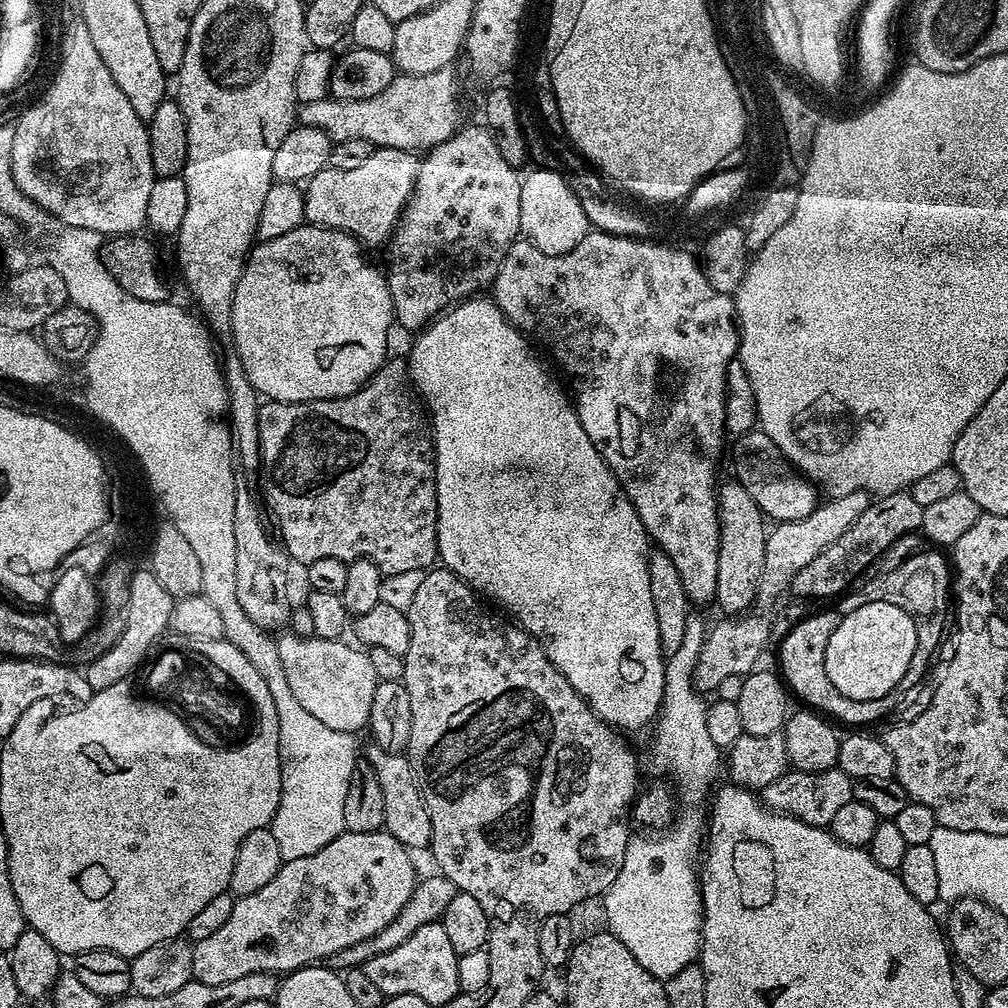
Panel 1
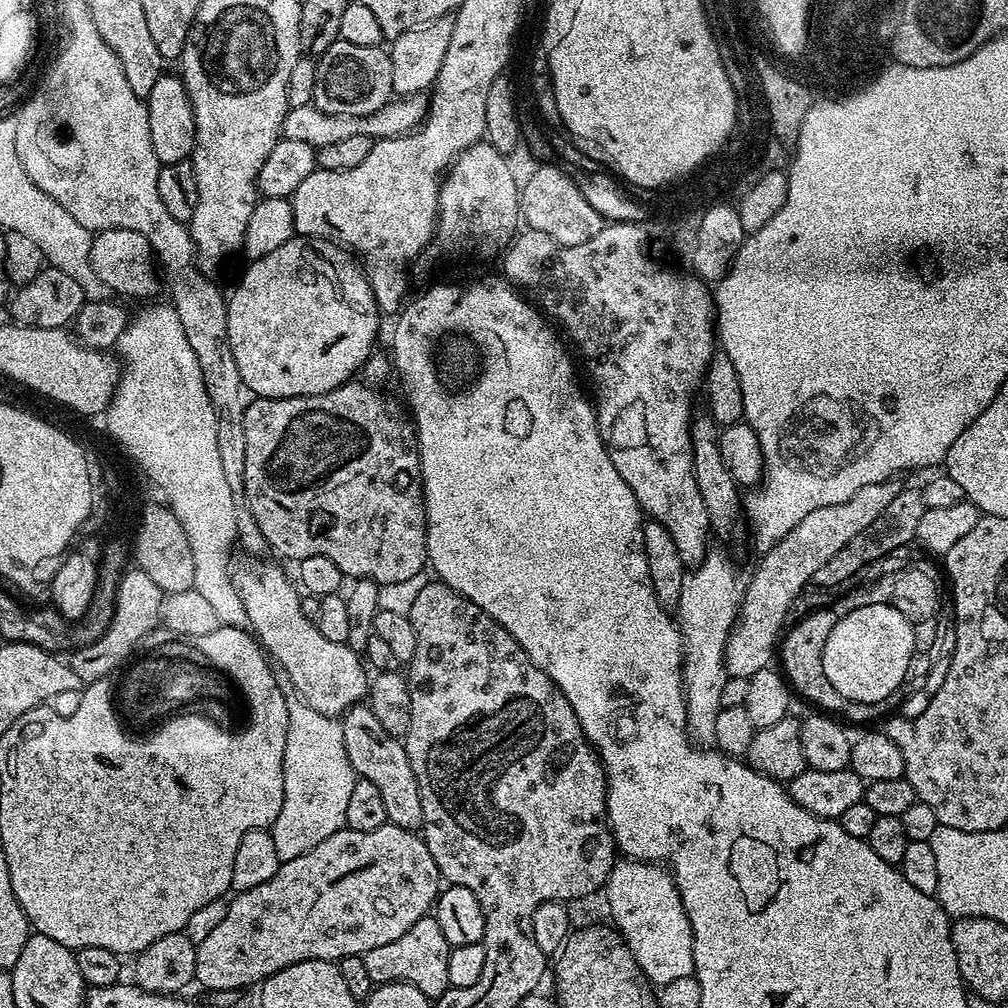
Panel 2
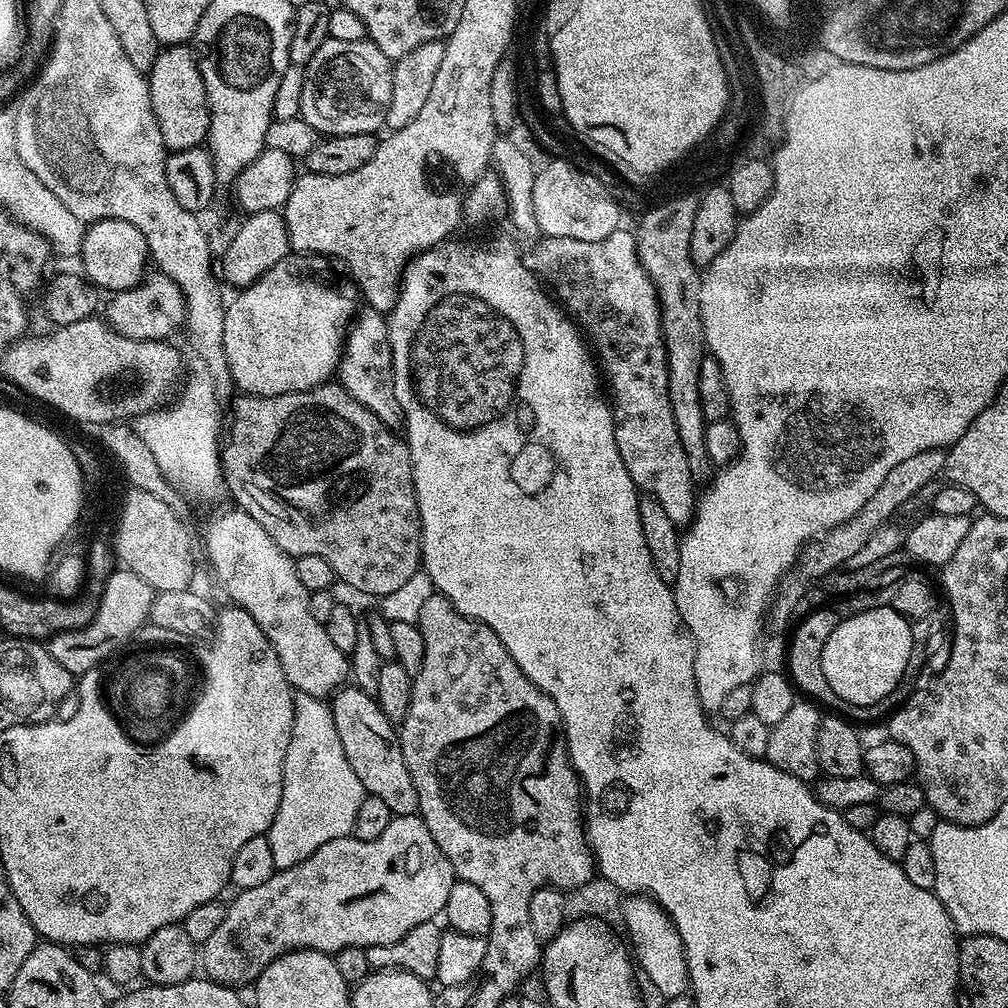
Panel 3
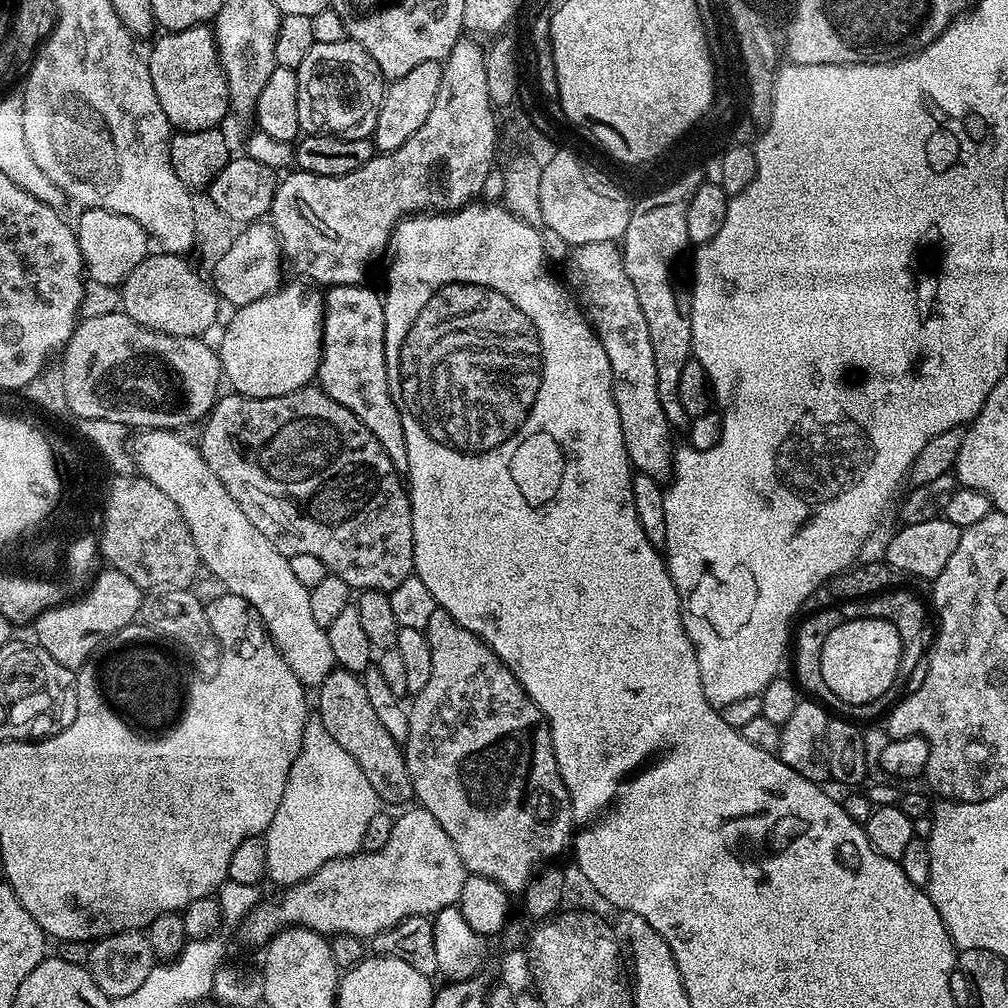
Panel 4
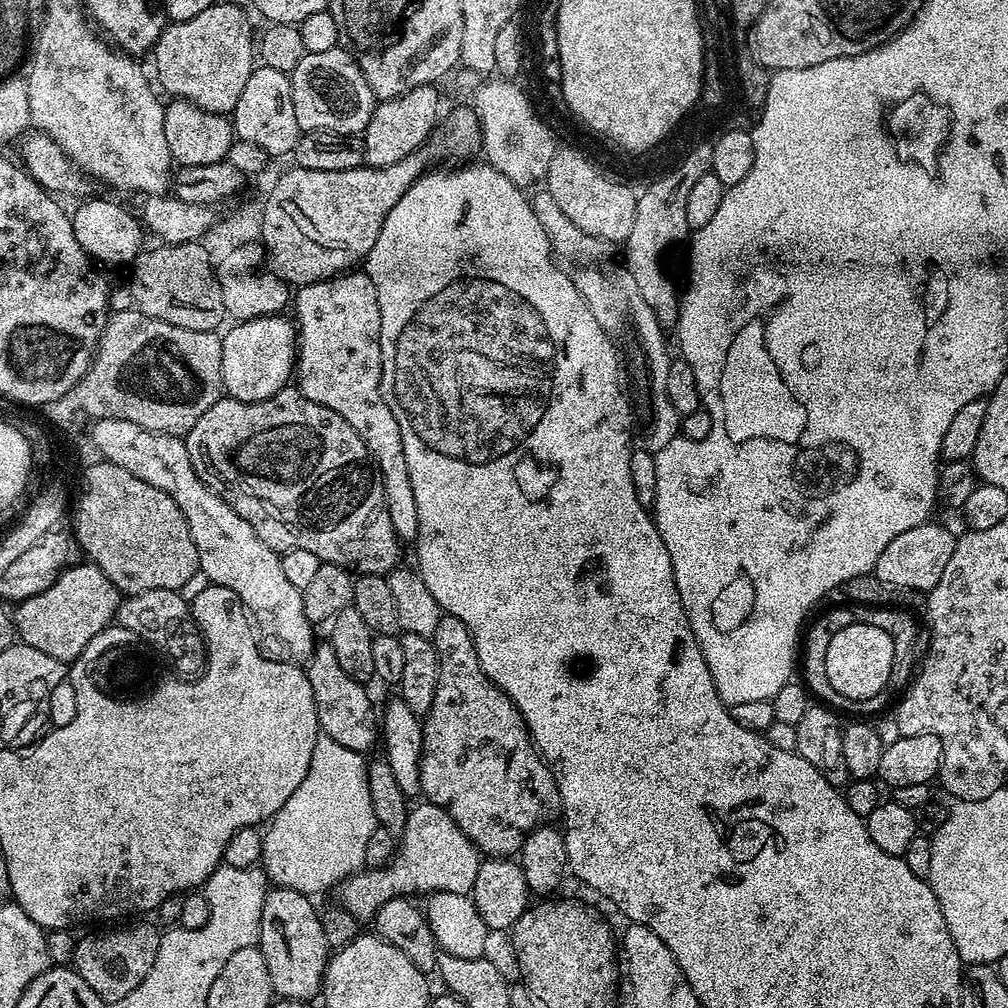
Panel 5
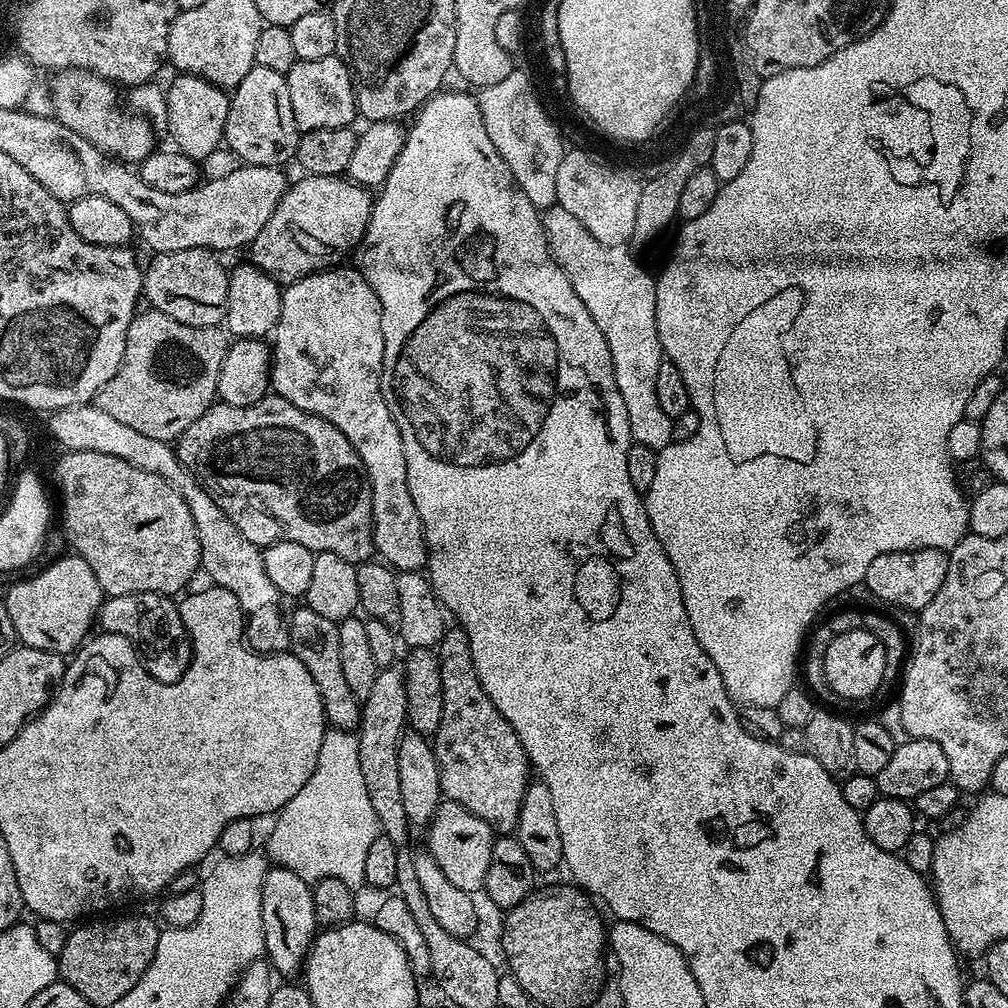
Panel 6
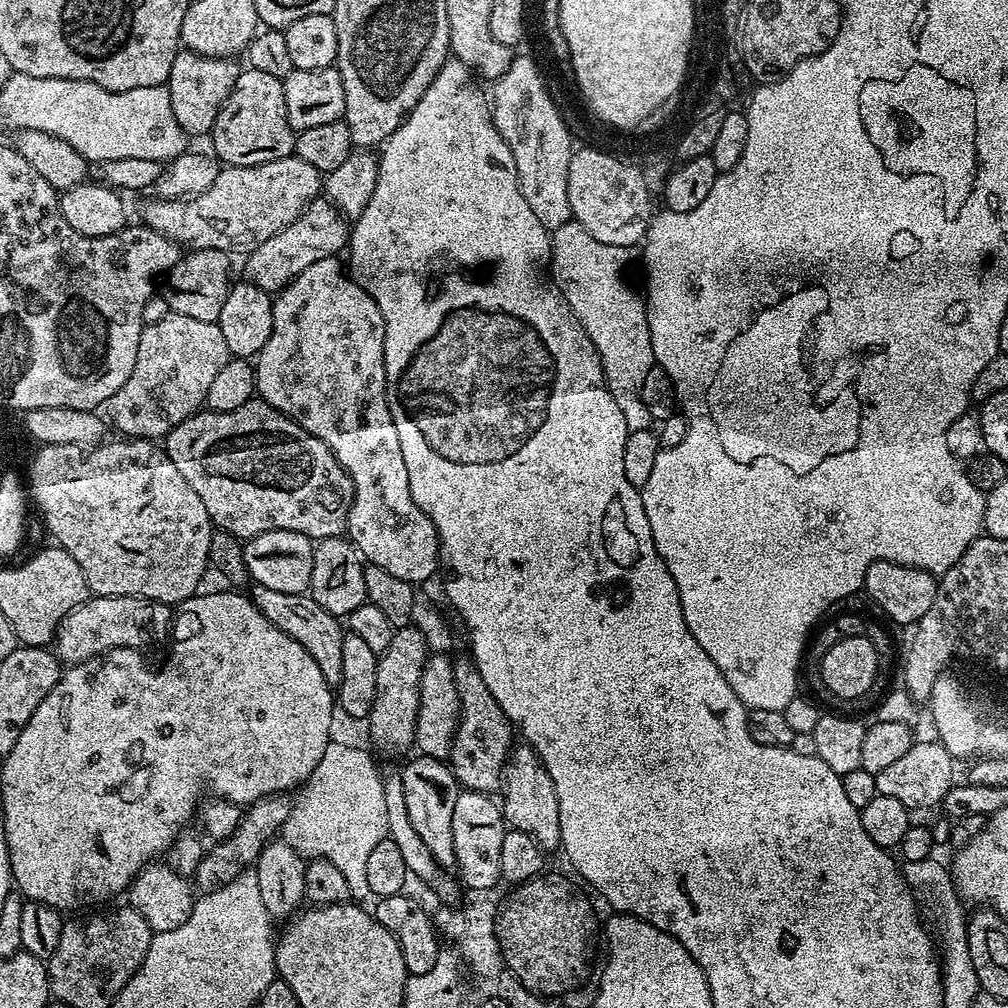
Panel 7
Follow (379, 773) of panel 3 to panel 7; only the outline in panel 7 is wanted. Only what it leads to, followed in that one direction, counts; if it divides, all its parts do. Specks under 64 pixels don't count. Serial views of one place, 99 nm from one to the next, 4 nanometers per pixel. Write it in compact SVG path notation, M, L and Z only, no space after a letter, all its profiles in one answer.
M256 584L250 592L250 599L265 618L278 630L290 634L314 662L318 662L318 670L322 670L322 678L326 678L329 685L339 685L342 678L342 642L346 635L346 628L334 614L322 610L318 602L314 602L311 594L299 592L298 594L282 594L282 590L266 590L266 586Z

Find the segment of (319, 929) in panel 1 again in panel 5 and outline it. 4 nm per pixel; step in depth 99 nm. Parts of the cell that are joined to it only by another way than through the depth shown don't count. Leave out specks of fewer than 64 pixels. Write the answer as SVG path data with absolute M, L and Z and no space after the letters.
M420 802L408 814L404 831L399 833L395 856L387 868L370 868L355 872L339 885L339 903L361 922L371 921L376 911L396 896L415 897L415 892L431 894L449 892L450 894L471 893L474 878L478 878L478 866L482 859L480 849L475 848L462 834L458 822L446 814L436 804Z

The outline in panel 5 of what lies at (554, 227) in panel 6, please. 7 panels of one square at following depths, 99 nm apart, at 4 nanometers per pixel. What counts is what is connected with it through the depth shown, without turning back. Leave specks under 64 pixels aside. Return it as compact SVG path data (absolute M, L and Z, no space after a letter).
M547 190L536 191L530 196L532 209L534 214L538 214L538 222L542 222L542 230L546 230L556 265L568 275L570 282L574 282L578 294L582 294L586 306L590 306L590 311L594 313L598 326L602 326L602 330L610 334L617 334L616 332L622 331L627 324L632 324L633 330L636 331L636 340L640 343L645 358L648 359L648 372L652 375L652 425L644 436L643 447L655 454L662 450L662 446L667 446L681 435L682 417L678 410L674 410L674 406L670 406L670 398L666 398L664 379L670 355L668 356L668 348L664 345L665 329L658 322L654 310L650 310L646 298L638 294L638 286L634 286L634 278L628 273L627 267L619 263L616 265L612 261L613 245L607 240L599 240L590 234L580 232L578 226L574 226L574 222L570 222L570 218L562 214L558 202L554 202L554 198Z

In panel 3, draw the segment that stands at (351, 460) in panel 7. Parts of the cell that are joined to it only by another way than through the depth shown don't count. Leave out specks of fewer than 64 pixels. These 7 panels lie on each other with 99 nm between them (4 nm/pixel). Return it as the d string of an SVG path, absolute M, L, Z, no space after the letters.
M370 307L353 319L344 342L344 351L338 365L338 383L370 414L377 416L387 428L396 430L401 427L402 413L398 398L394 394L392 381L392 347L388 341L388 322L386 316Z

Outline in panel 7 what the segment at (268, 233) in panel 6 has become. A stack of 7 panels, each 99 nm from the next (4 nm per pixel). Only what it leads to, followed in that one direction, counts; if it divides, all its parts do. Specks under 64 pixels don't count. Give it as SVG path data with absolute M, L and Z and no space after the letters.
M317 198L305 208L304 213L286 230L274 234L274 238L266 238L253 252L247 253L247 279L269 294L278 294L286 285L292 283L306 266L314 266L314 262L322 262L322 258L330 258L345 251L350 235L349 225L345 217L326 198Z

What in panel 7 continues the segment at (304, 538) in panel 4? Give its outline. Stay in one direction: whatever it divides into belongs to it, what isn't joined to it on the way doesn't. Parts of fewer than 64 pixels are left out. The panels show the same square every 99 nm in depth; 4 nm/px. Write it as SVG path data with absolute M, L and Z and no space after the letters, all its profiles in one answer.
M253 398L247 400L242 406L238 406L238 410L229 412L211 410L196 412L190 418L186 418L186 422L174 426L174 430L170 430L167 436L163 437L162 447L167 452L170 462L174 462L174 466L178 466L182 478L186 478L186 482L190 482L190 486L194 486L194 494L198 494L198 498L202 498L213 525L219 531L227 532L228 535L236 537L241 542L250 541L258 534L266 534L270 530L294 530L298 534L309 536L315 542L341 535L347 529L348 515L352 509L352 499L354 498L354 482L349 478L348 471L340 465L338 458L334 456L330 446L326 446L326 442L322 442L322 438L314 438L314 434L302 430L302 426L298 426L298 422L294 422L286 414L274 410L274 406L270 406L265 400Z

